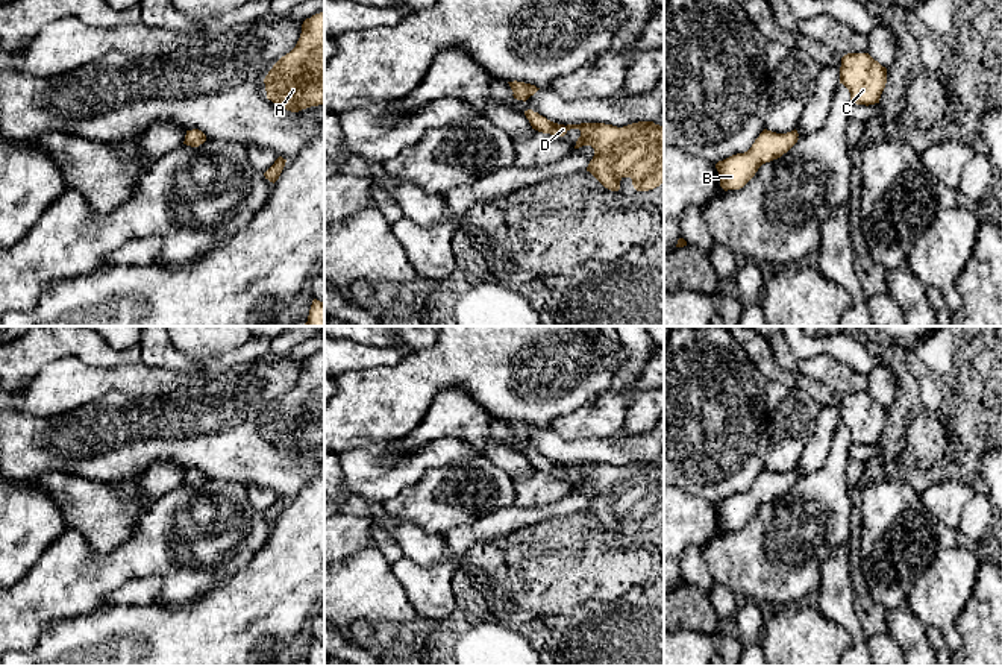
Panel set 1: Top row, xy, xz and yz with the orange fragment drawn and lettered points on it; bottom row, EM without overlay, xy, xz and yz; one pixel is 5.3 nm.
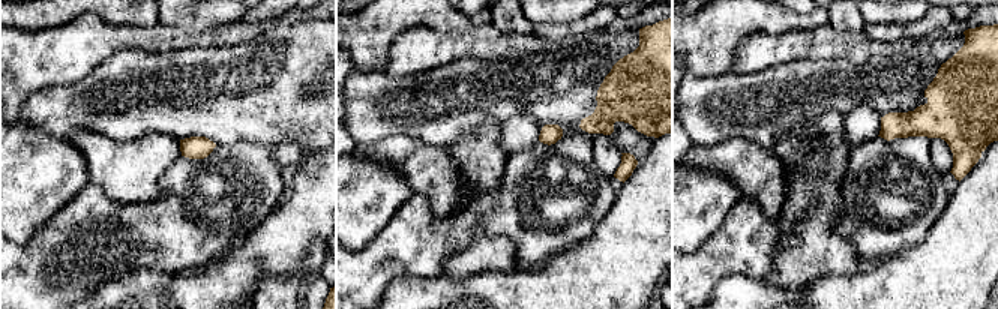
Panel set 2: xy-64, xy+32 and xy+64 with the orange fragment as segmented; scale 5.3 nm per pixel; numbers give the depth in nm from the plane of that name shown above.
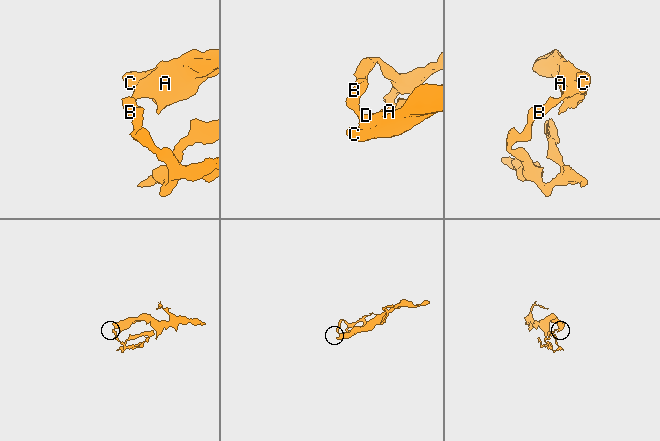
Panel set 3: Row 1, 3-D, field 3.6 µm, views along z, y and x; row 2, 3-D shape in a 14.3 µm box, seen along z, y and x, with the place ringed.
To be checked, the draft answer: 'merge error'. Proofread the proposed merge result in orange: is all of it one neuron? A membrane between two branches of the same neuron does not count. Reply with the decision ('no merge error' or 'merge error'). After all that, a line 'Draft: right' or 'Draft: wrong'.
no merge error
Draft: wrong

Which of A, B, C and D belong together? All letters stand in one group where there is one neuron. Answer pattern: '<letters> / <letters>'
A B C D

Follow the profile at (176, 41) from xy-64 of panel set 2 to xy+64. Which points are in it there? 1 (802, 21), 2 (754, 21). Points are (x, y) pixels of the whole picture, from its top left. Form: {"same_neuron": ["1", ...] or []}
{"same_neuron": []}

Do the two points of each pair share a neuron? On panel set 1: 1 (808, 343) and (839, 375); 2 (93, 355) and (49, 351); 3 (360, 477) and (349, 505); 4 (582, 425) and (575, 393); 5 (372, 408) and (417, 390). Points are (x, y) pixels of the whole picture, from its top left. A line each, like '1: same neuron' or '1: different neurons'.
1: different neurons
2: same neuron
3: different neurons
4: different neurons
5: same neuron

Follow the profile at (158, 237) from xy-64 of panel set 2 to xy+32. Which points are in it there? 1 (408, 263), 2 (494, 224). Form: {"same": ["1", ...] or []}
{"same": ["1", "2"]}

